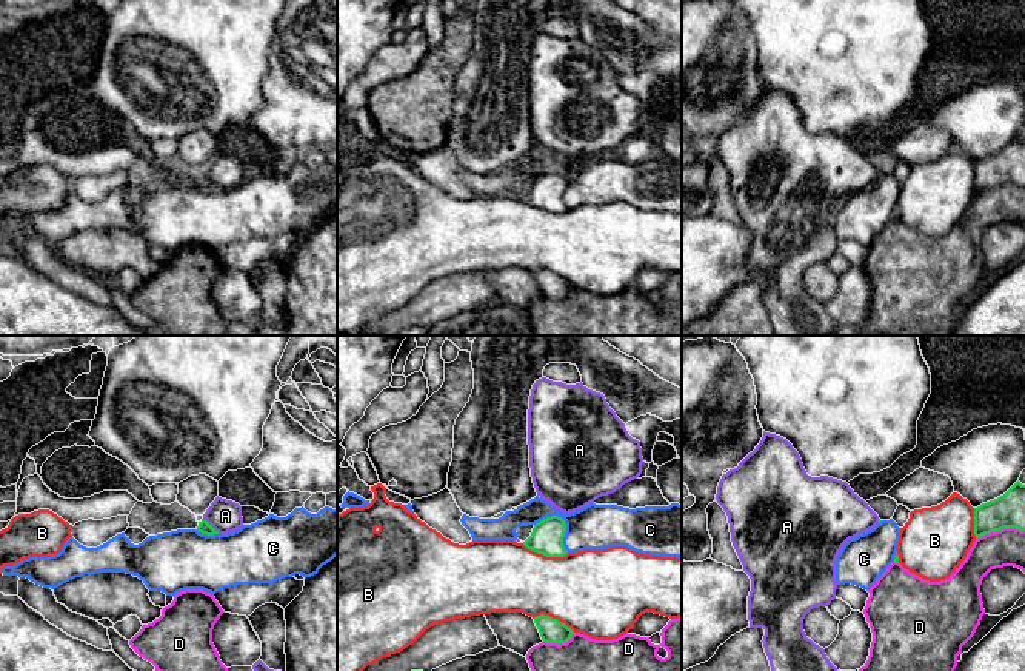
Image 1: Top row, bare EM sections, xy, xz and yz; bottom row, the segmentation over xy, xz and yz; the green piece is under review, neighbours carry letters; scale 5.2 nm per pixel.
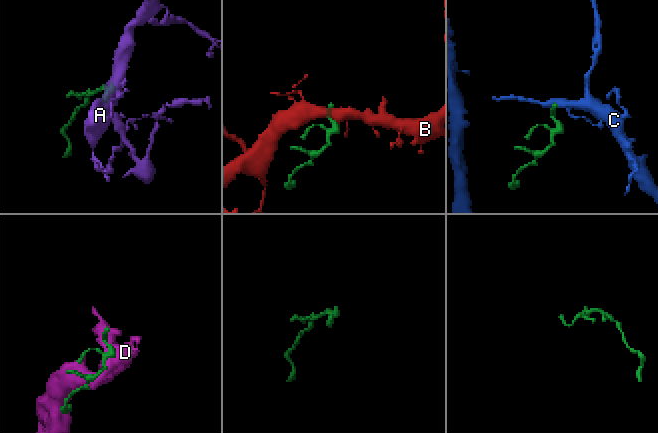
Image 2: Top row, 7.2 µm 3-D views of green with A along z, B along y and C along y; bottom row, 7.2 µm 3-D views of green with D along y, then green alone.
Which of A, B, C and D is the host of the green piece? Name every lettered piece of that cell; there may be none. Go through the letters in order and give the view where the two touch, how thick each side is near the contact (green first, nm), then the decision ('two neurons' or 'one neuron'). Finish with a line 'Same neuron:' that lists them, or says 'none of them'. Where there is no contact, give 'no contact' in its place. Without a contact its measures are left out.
A: xy | 70/180 nm | one neuron
B: xz | 170/380 nm | two neurons
C: xz | 170/240 nm | two neurons
D: yz | 180/190 nm | two neurons
Same neuron: A

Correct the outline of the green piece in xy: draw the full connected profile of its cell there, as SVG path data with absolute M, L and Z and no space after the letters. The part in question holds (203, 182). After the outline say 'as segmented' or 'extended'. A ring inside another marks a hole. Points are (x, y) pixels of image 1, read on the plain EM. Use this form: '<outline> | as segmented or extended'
M217 151L199 177L197 186L206 191L214 191L234 188L242 182L242 162Z | extended

